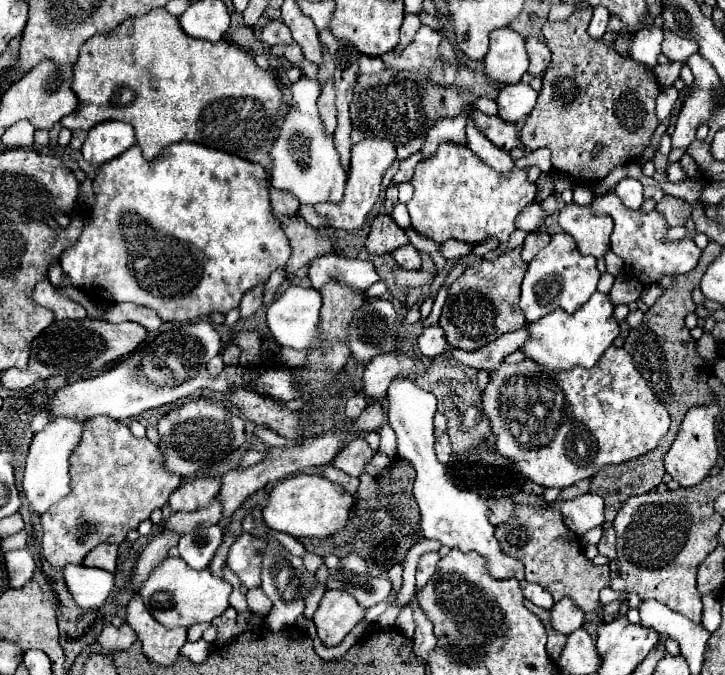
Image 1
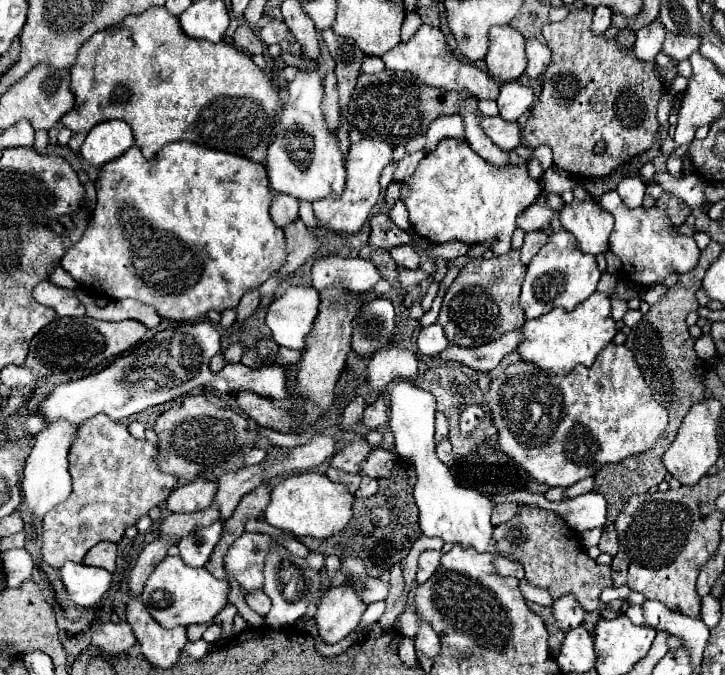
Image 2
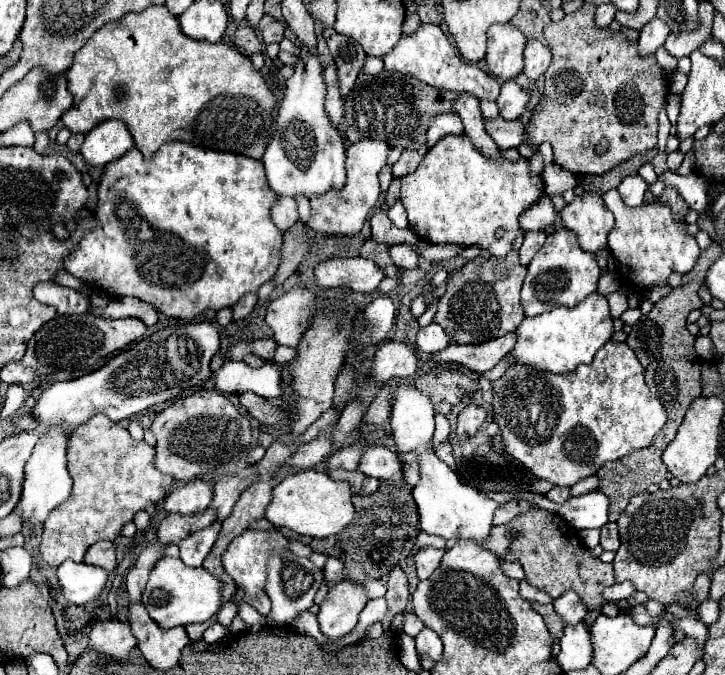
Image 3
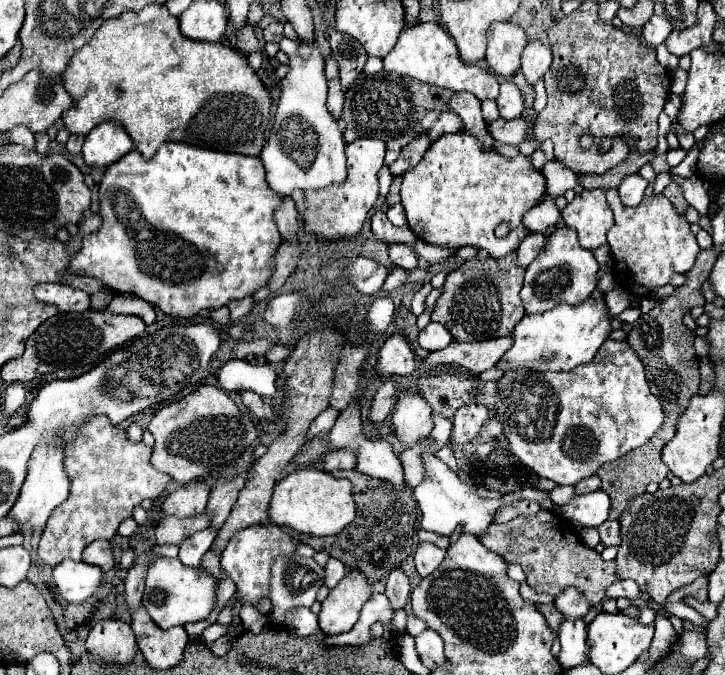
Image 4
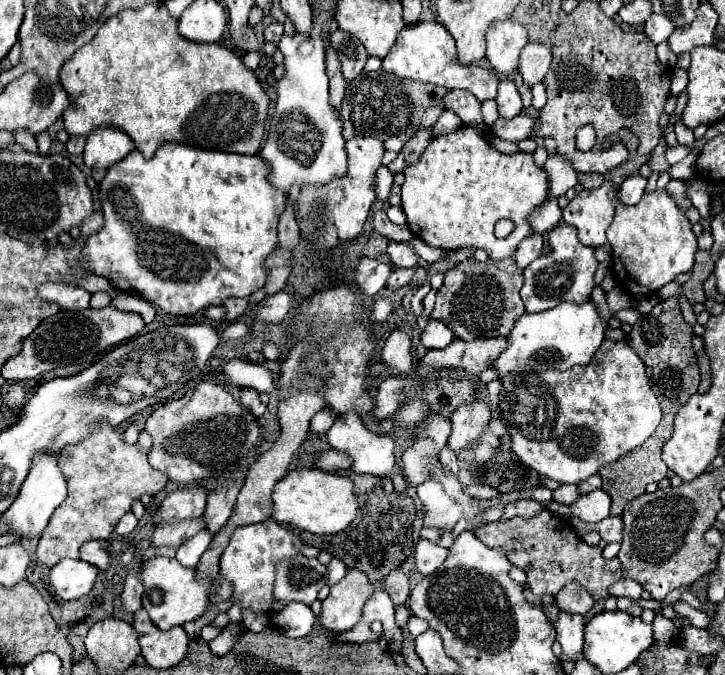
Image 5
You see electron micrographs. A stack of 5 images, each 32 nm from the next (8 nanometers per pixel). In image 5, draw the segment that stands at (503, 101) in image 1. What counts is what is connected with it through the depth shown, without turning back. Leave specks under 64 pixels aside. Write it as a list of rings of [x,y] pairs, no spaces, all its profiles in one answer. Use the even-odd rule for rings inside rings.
[[[502,80],[498,86],[498,94],[496,94],[496,104],[498,104],[498,114],[502,118],[514,118],[516,114],[522,112],[522,100],[520,94],[514,86],[512,80]]]

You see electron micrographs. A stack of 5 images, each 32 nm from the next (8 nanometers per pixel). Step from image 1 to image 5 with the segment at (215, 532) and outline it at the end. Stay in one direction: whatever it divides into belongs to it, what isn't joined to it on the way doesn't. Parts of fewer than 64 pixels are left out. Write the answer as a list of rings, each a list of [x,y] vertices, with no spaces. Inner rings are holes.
[[[208,530],[198,532],[196,536],[192,536],[190,540],[186,540],[186,542],[178,548],[176,560],[178,560],[182,566],[186,566],[186,568],[196,568],[200,556],[206,552],[210,540],[212,540],[212,534],[210,534]]]

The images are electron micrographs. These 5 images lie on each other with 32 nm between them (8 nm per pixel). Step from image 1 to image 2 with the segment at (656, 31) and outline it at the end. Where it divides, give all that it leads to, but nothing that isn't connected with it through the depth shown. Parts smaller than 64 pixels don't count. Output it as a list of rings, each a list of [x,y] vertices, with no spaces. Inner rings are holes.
[[[654,20],[652,24],[638,30],[636,32],[636,42],[634,42],[636,58],[654,60],[656,54],[660,52],[660,48],[662,48],[664,36],[666,36],[666,28],[664,28],[664,24],[660,20]]]

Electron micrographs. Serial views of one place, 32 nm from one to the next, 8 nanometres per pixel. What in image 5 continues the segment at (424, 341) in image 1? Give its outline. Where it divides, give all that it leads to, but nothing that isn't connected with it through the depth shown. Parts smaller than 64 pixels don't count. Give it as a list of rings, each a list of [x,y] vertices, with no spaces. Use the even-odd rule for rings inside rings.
[[[430,320],[426,330],[422,332],[422,344],[424,348],[446,348],[452,340],[454,340],[454,332],[452,328],[448,328],[444,322],[440,320]]]

